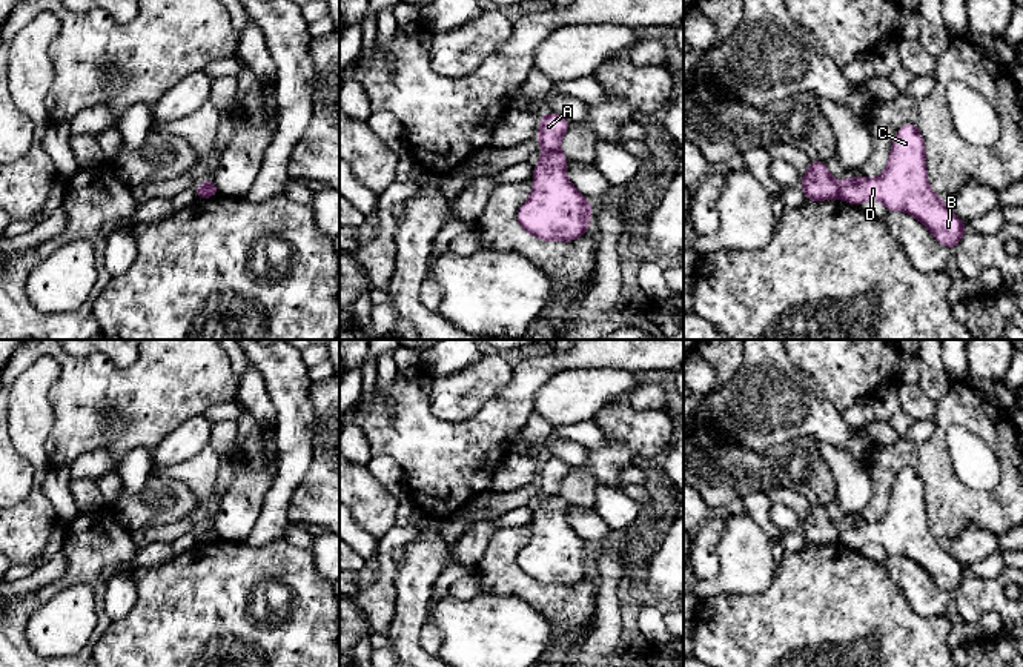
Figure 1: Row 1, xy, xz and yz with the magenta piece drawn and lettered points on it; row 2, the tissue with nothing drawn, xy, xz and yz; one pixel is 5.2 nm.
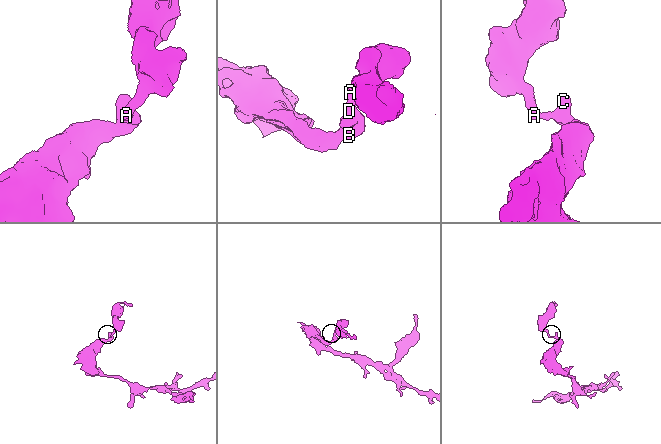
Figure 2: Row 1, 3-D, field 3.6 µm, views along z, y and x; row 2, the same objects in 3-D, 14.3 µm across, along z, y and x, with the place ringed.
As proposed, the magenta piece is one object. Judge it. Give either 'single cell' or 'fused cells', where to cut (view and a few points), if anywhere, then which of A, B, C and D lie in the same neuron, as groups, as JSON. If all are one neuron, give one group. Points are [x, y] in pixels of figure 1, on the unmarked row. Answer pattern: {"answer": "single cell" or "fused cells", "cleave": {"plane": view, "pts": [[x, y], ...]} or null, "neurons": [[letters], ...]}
{"answer": "fused cells", "cleave": {"plane": "xz", "pts": [[558, 492], [544, 495]]}, "neurons": [["A"], ["B", "C", "D"]]}

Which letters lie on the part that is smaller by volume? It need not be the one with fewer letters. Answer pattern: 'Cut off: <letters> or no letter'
Cut off: A

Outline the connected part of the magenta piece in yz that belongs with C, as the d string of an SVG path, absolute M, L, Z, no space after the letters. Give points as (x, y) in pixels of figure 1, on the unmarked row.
M912 467L897 475L885 516L876 523L843 523L839 527L839 543L854 550L872 543L888 556L908 556L952 595L966 576L965 566L929 532L925 486Z

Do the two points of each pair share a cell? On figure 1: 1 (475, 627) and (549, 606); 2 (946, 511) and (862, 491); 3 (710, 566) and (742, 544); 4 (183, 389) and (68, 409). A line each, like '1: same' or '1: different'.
1: different
2: different
3: different
4: same

